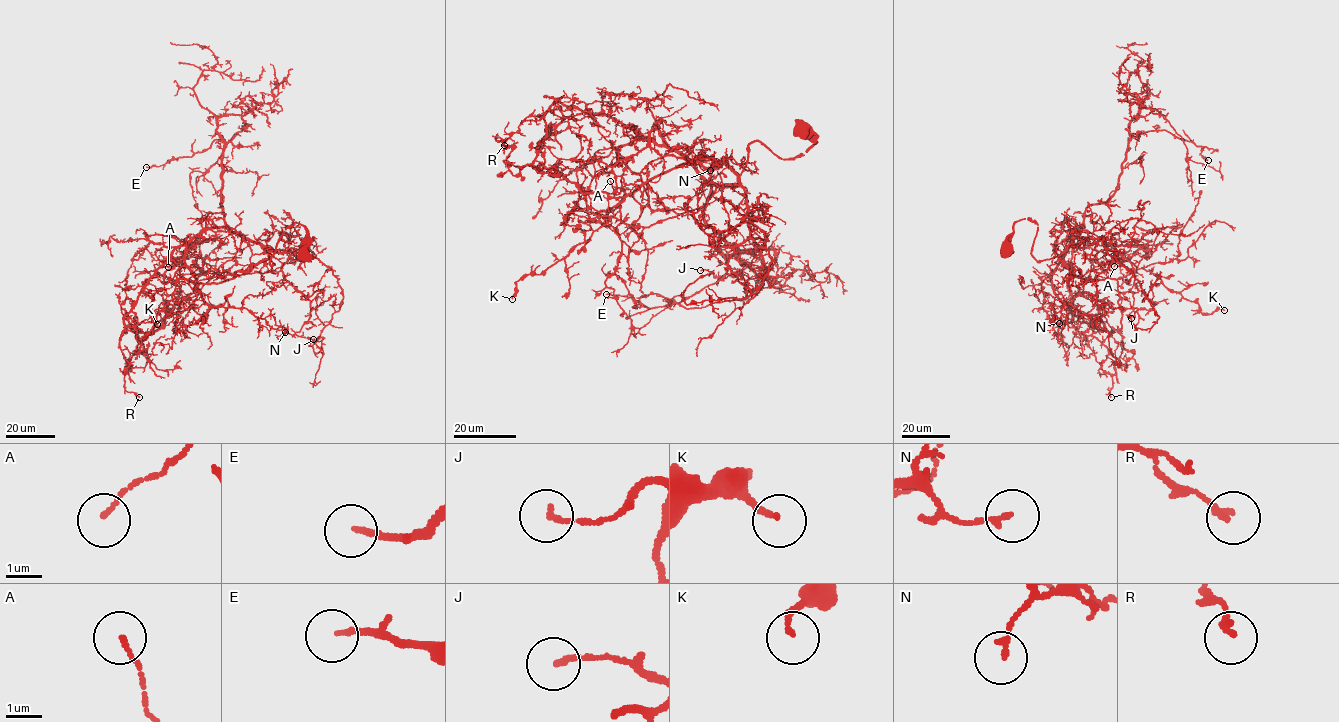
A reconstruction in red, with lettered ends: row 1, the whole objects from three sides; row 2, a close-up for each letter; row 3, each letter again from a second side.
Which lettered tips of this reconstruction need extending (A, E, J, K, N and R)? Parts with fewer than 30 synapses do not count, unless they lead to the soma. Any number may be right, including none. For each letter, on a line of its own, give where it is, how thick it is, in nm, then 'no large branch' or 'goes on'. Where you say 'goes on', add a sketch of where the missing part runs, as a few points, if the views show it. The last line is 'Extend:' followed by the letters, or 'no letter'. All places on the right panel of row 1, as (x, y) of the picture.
A: place (1114, 266); calibre 100 nm; no large branch
E: place (1208, 160); calibre 130 nm; no large branch
J: place (1131, 318); calibre 140 nm; no large branch
K: place (1224, 310); calibre 140 nm; no large branch
N: place (1059, 323); calibre 140 nm; no large branch
R: place (1111, 397); calibre 170 nm; no large branch
Extend: no letter

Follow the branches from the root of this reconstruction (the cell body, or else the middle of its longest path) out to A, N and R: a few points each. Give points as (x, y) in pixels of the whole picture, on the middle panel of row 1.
A: (802, 129), (804, 155), (754, 141), (718, 187), (637, 137), (576, 172), (585, 211), (619, 210), (610, 181)
N: (802, 129), (804, 155), (754, 141), (718, 187), (654, 122), (651, 147), (710, 170)
R: (802, 129), (816, 142), (804, 155), (754, 141), (738, 183), (718, 187), (559, 102), (495, 137), (504, 145)

